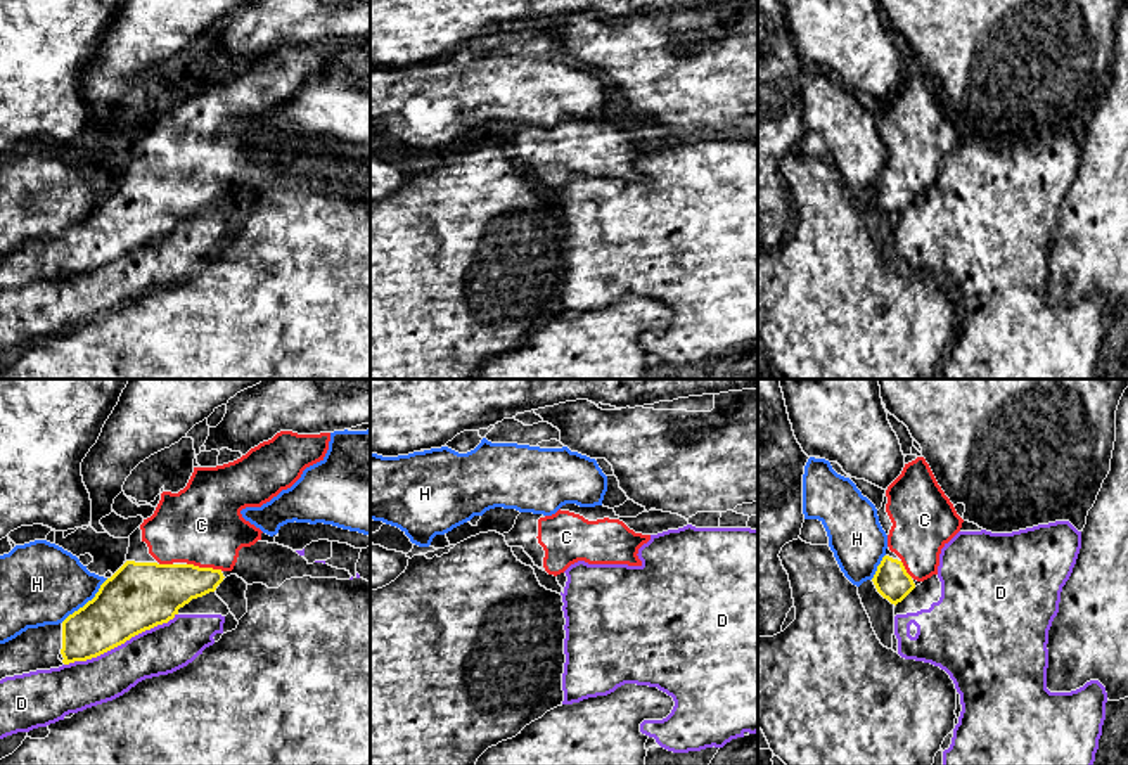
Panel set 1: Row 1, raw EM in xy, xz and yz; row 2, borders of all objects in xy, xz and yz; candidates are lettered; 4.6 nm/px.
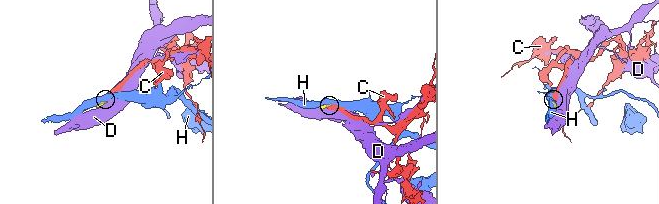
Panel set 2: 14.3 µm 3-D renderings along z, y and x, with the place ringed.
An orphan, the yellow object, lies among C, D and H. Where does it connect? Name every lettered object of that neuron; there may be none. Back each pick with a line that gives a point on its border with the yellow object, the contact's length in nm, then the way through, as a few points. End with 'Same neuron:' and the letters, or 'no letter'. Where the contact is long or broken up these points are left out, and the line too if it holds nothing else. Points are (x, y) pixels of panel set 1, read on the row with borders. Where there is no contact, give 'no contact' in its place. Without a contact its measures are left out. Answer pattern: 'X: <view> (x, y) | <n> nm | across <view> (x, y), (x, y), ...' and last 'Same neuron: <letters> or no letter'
C: xy (205, 568) | 170 nm | across xy (156, 591), (189, 582), (205, 568), (205, 533), (201, 525)
Same neuron: C

